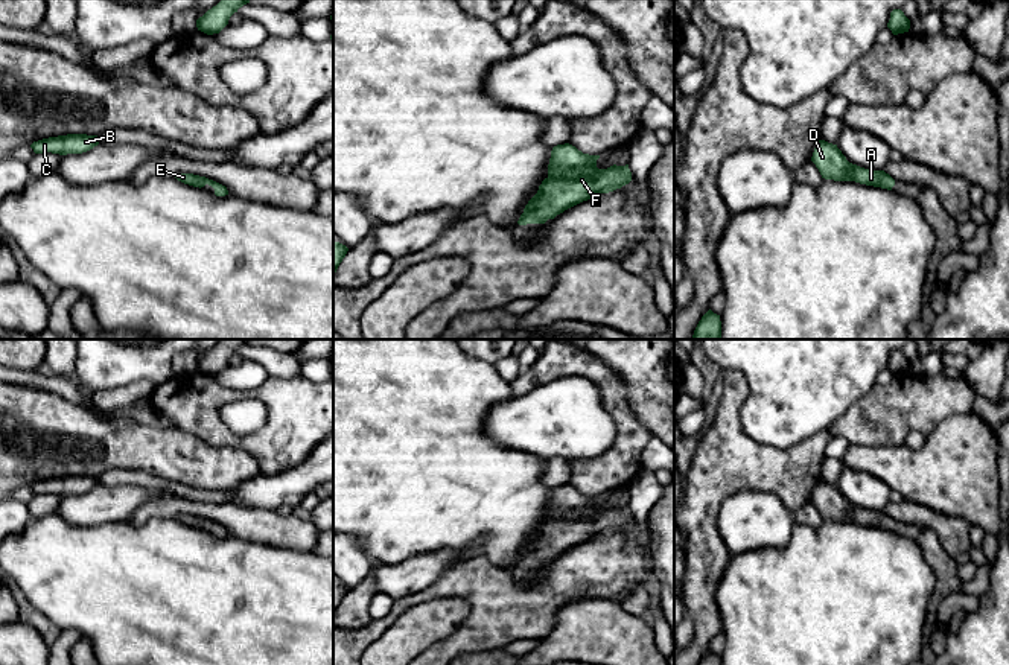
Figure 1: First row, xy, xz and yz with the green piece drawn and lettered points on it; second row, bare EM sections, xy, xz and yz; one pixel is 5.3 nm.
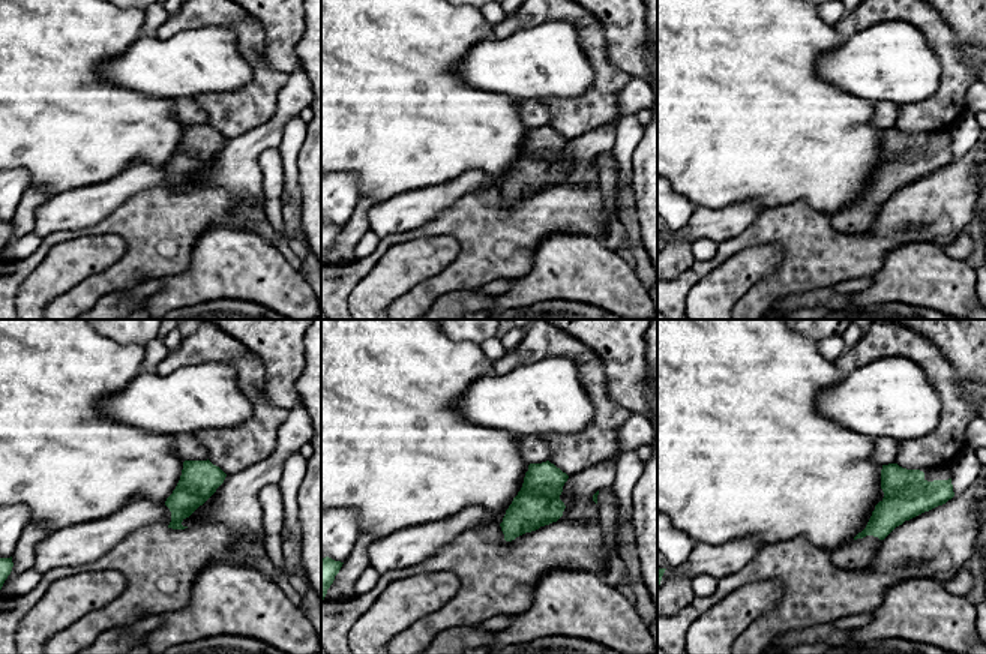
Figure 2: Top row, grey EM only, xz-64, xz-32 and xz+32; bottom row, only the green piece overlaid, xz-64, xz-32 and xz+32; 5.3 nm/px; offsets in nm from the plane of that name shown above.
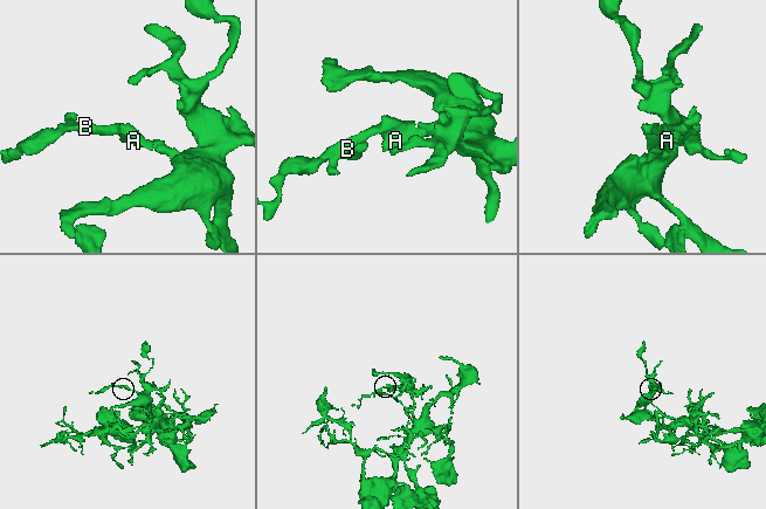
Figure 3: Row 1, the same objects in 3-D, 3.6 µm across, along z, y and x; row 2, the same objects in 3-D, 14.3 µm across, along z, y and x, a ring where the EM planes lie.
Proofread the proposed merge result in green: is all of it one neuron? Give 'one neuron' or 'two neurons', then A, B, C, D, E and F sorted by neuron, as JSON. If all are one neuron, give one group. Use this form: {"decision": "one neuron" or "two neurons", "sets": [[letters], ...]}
{"decision": "one neuron", "sets": [["A", "B", "C", "D", "E", "F"]]}

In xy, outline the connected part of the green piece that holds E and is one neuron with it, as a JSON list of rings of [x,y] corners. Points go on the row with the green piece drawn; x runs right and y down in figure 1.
[[[178,173],[175,178],[184,184],[199,187],[199,189],[204,187],[205,184],[208,184],[215,189],[216,196],[228,195],[228,190],[225,186],[222,186],[213,180],[208,180],[205,177],[199,177],[199,175],[193,175],[193,173]]]

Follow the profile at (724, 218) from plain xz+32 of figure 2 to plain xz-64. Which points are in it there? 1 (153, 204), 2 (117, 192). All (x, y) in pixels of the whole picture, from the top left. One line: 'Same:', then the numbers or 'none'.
Same: 2

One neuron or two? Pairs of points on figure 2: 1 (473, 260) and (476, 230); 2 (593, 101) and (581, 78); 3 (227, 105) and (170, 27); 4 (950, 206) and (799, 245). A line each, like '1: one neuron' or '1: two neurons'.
1: one neuron
2: two neurons
3: one neuron
4: one neuron

